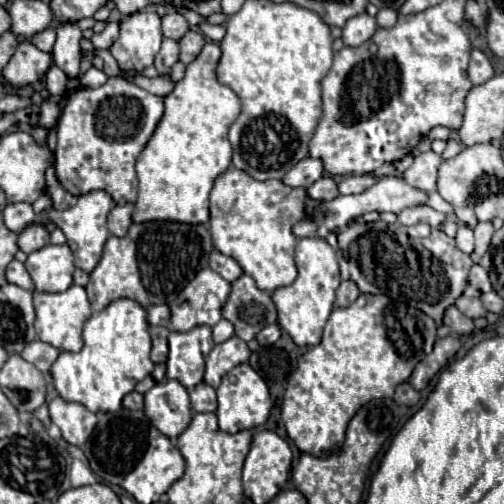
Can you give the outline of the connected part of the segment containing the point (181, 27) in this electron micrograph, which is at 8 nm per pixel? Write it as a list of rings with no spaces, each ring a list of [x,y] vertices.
[[[169,12],[163,16],[163,36],[171,40],[181,40],[183,34],[189,30],[189,22],[179,12]]]

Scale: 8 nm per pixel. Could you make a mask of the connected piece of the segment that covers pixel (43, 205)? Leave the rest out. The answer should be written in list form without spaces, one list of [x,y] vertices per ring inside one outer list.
[[[43,194],[41,198],[37,198],[37,200],[33,202],[33,210],[35,210],[37,216],[41,216],[43,212],[49,212],[51,208],[53,208],[53,200],[51,200],[49,194]]]

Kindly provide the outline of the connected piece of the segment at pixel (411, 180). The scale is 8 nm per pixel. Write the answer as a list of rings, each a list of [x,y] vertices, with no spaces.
[[[423,152],[415,158],[413,166],[403,174],[405,182],[423,190],[423,192],[431,192],[437,190],[437,172],[441,166],[443,158],[435,152]]]

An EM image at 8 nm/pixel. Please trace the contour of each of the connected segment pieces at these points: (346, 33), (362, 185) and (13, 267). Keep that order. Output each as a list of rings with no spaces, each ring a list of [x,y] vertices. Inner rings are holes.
[[[359,14],[347,20],[347,24],[343,26],[343,42],[345,46],[361,46],[375,34],[375,30],[377,30],[375,18],[371,18],[369,14]]]
[[[371,174],[365,176],[343,176],[337,180],[339,182],[339,194],[359,194],[373,186],[377,180]]]
[[[19,260],[9,262],[9,266],[7,266],[7,280],[9,280],[11,284],[23,286],[25,290],[33,290],[33,288],[35,288],[35,286],[33,286],[33,280],[31,280],[31,276],[29,276],[29,272],[25,270],[25,266],[23,266]]]

